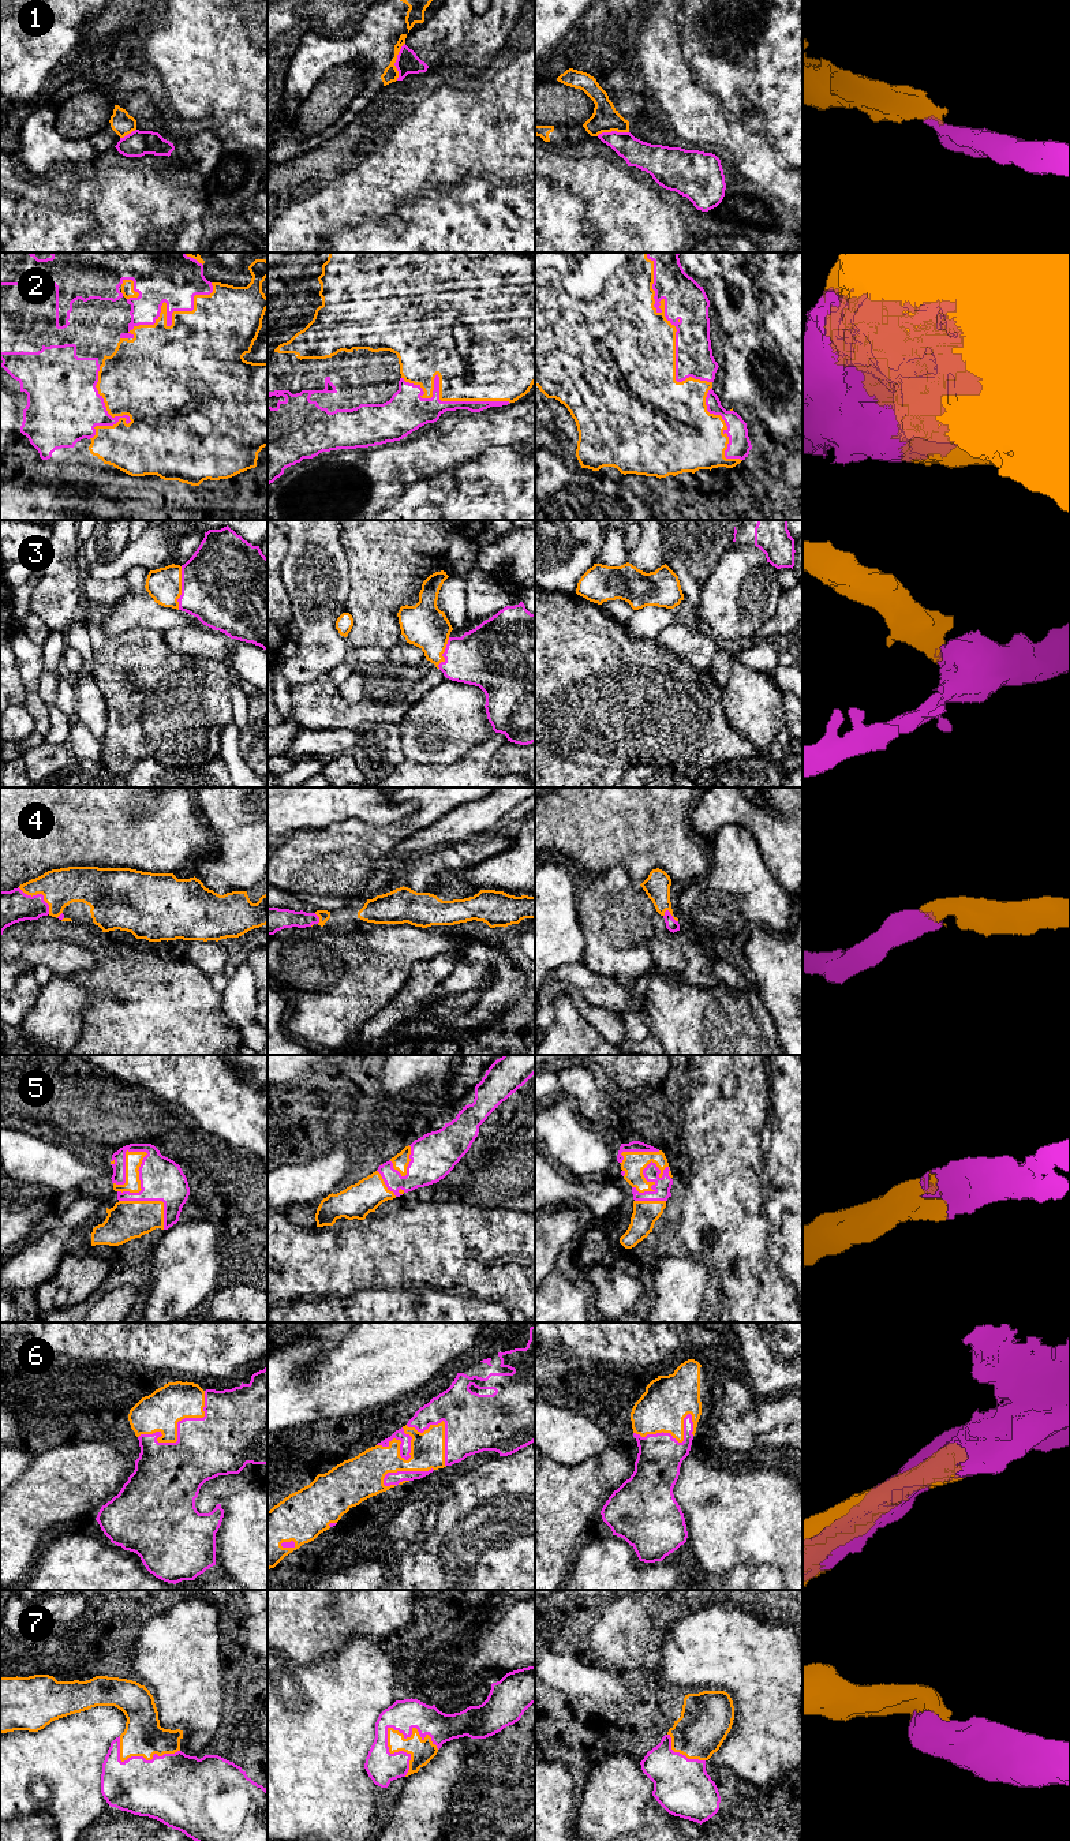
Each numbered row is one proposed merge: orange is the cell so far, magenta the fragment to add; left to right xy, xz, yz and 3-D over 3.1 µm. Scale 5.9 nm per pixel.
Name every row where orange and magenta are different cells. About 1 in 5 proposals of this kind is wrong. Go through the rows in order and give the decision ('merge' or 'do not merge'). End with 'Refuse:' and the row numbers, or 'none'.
1: do not merge
2: merge
3: merge
4: merge
5: merge
6: merge
7: merge
Refuse: 1

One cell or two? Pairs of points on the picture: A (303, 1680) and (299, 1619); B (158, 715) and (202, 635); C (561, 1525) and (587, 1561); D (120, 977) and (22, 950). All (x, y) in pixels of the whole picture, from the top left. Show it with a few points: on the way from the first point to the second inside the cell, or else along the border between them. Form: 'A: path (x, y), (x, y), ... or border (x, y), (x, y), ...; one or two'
A: border (332, 1653), (309, 1664), (287, 1658); two
B: border (164, 638), (178, 654), (223, 663); two
C: border (579, 1546), (572, 1571), (568, 1575); two
D: border (73, 940), (94, 954), (90, 968), (73, 975); two

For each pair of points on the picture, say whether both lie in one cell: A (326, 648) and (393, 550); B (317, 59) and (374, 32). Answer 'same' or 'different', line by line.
A: different
B: same

